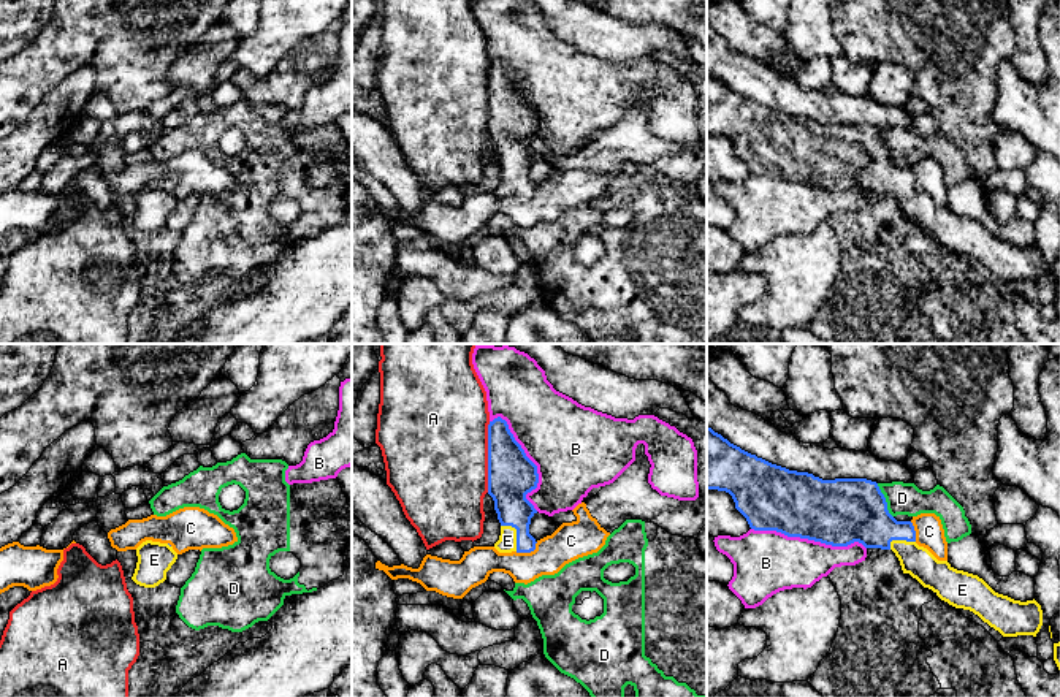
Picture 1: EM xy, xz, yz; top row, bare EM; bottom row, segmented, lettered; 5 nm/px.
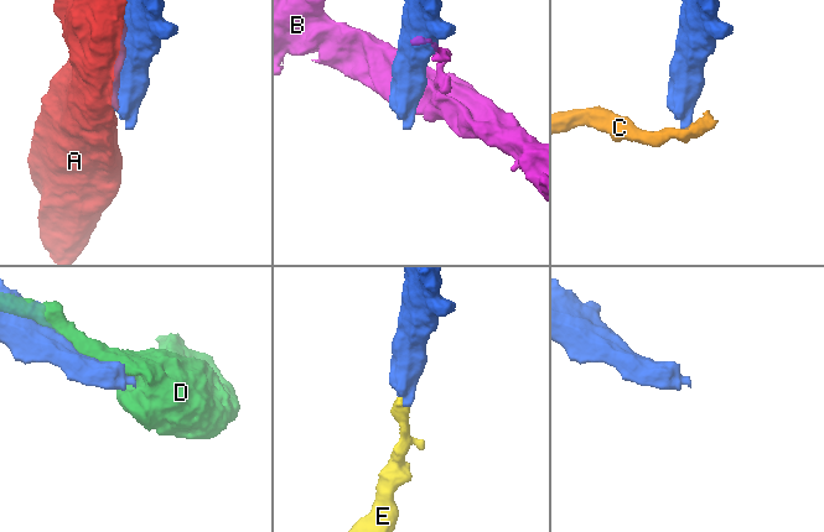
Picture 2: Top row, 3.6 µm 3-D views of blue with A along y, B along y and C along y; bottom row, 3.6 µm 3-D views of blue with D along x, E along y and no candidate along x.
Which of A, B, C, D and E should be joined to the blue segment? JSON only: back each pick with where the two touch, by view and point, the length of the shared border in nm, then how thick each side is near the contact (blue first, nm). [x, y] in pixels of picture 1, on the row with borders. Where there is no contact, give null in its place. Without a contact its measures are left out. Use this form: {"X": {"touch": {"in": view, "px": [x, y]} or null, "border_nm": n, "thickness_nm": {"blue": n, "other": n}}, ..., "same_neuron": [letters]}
{"E": {"touch": {"in": "xz", "px": [517, 533]}, "border_nm": 160, "thickness_nm": {"blue": 200, "other": 100}}, "same_neuron": ["E"]}

